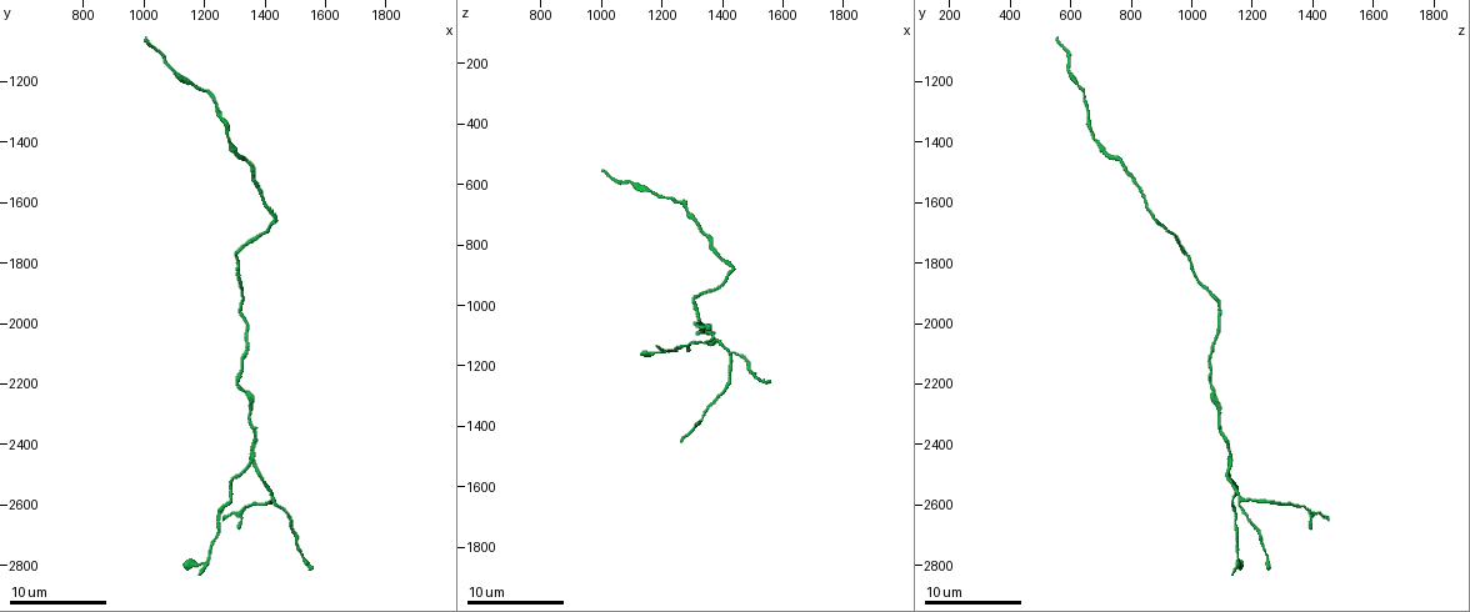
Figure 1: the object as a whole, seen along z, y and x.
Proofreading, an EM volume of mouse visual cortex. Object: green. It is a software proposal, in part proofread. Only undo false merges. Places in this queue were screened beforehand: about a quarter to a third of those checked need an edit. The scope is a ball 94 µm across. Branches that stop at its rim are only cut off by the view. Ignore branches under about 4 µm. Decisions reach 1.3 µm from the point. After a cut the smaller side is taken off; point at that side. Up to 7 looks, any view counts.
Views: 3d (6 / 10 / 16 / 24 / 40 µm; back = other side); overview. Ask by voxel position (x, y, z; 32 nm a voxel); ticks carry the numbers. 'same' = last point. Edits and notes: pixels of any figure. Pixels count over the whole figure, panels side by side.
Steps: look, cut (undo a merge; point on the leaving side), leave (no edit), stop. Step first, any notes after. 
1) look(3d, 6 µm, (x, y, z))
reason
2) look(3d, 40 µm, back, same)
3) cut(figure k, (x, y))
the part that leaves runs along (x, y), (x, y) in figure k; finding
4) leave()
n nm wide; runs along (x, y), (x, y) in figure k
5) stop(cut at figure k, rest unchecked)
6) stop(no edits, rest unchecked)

look(3d, 16 µm, (1420, 2590, 1160))

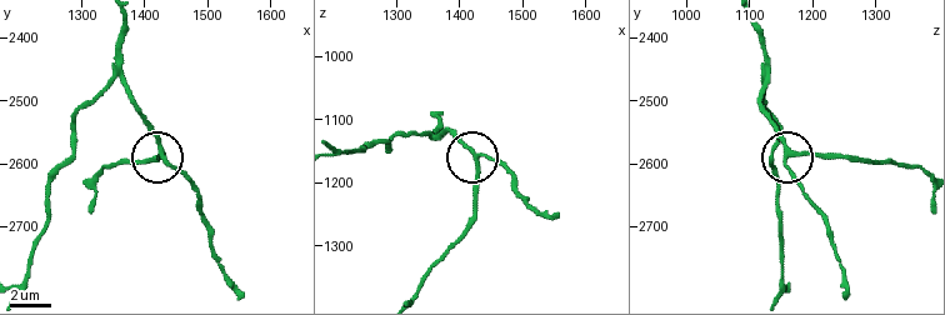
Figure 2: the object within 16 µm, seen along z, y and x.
leave()
200 nm wide; runs along (124, 24), (119, 44), (128, 99), (165, 160), (198, 193) in figure 2; all the same neuron

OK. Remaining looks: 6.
look(3d, 16 µm, (1360, 2470, 1130))

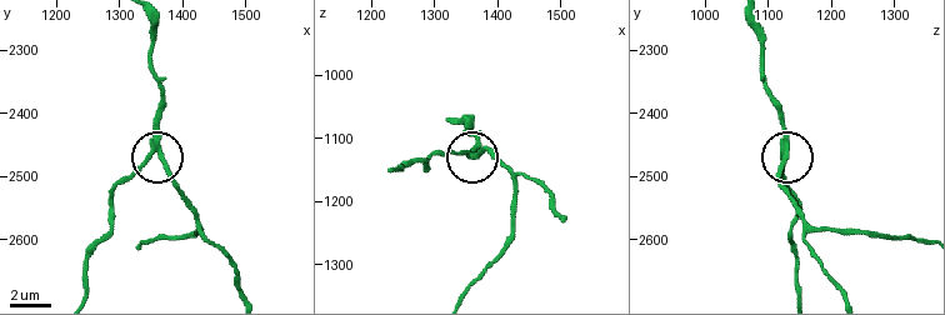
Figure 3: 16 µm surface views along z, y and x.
cut(figure 3, (135, 171))
3 arms; a second neuron is stuck on

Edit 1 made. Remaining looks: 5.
look(overview)

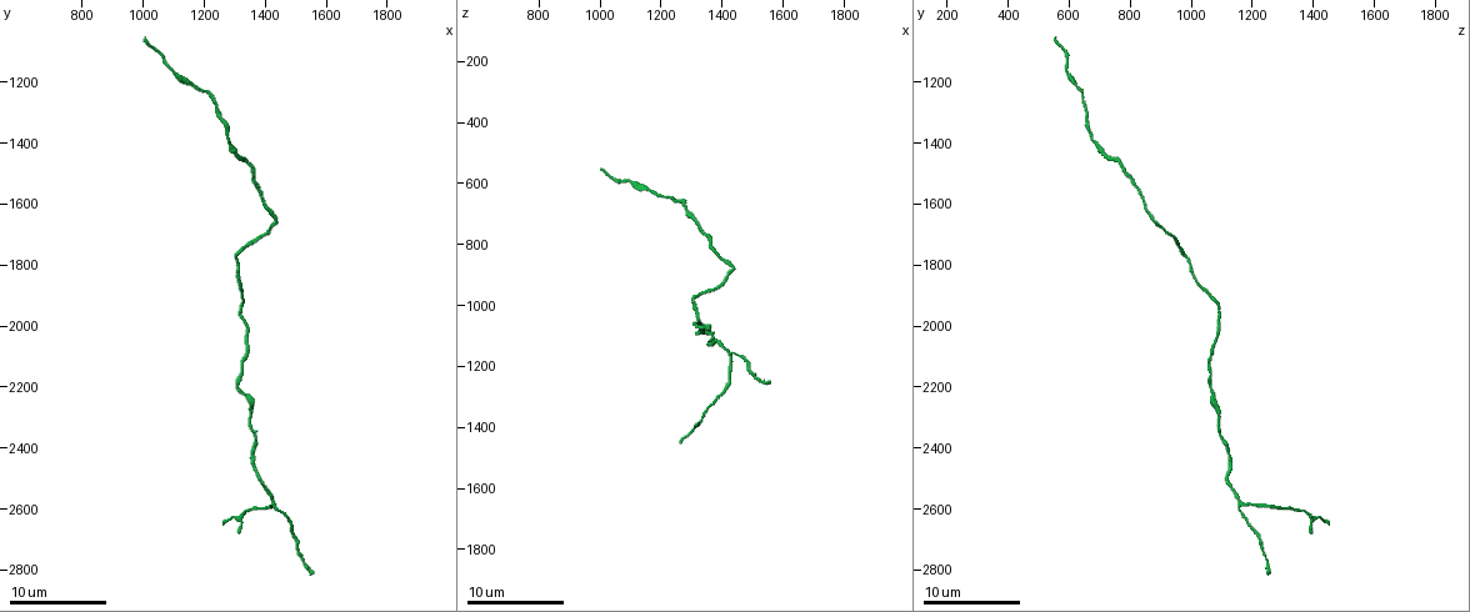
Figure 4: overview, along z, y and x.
look(3d, 6 µm, (1350, 2280, 1100))
calibre changes

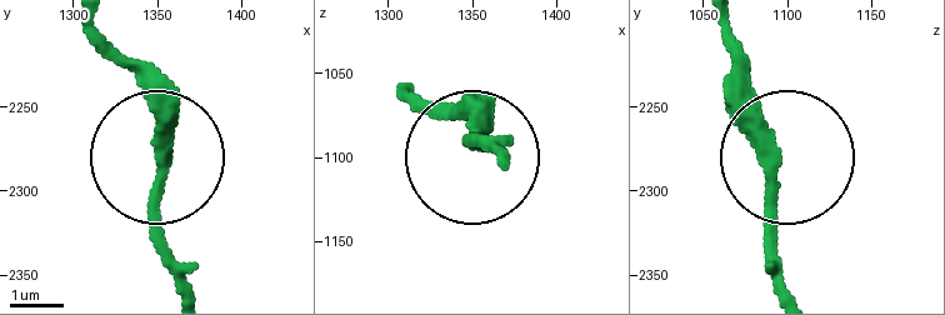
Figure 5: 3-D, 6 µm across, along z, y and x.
leave()
runs along (723, 26), (776, 174), (776, 290) in figure 5; all the same neuron

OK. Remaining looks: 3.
stop(cut at figure 3, rest unchecked)

